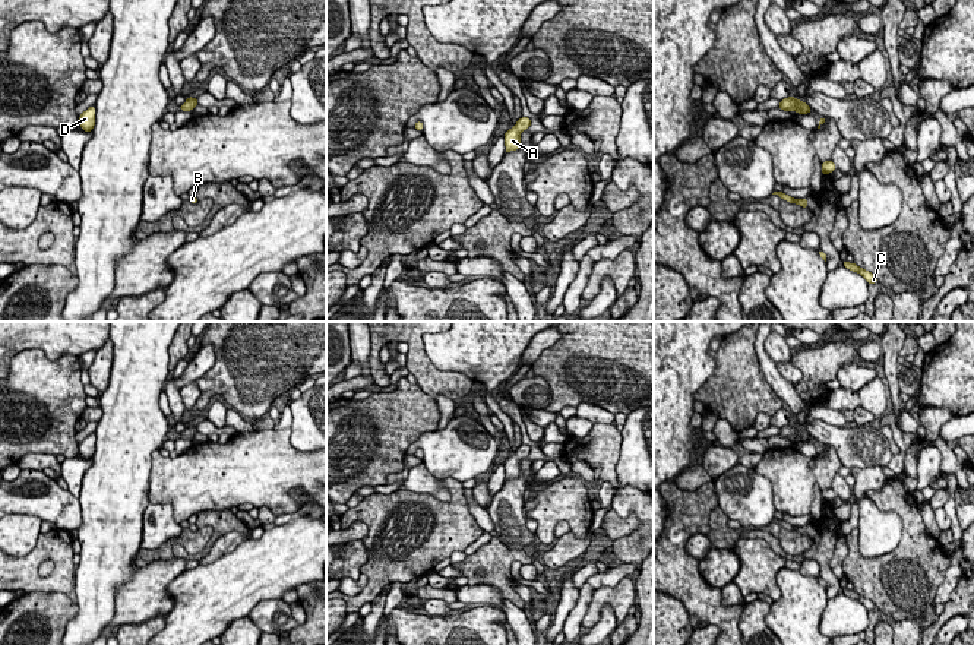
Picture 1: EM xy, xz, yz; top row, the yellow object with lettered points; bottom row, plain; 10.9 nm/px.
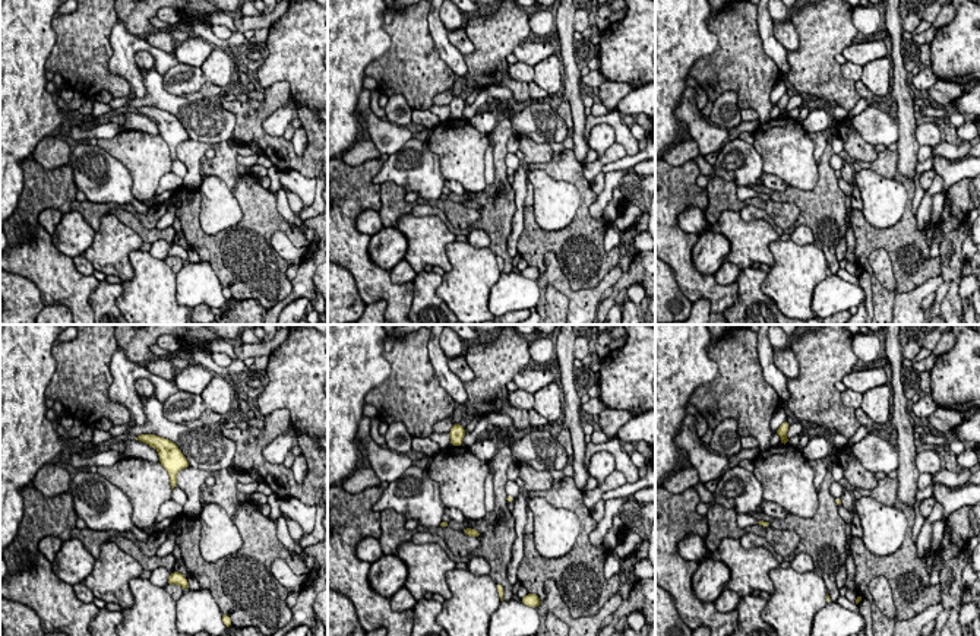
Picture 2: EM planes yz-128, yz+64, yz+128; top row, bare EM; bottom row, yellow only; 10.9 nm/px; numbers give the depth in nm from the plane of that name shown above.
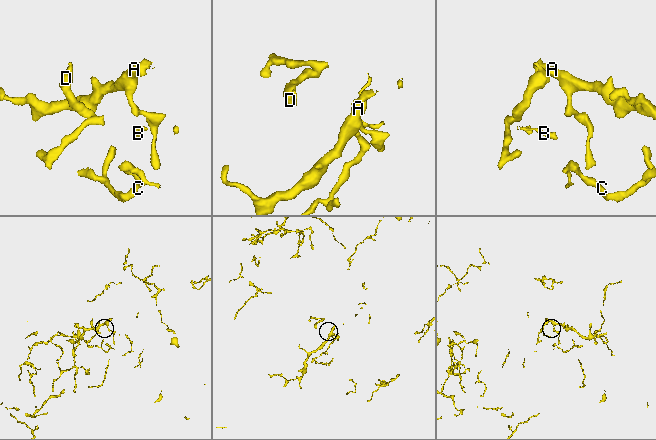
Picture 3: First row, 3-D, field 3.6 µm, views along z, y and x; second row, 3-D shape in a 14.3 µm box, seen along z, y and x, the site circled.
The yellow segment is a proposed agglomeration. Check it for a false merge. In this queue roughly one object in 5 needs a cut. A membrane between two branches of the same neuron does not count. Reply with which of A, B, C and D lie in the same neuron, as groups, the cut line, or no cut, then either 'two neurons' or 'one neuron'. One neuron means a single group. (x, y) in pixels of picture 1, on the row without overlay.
A B C D; no cut; one neuron

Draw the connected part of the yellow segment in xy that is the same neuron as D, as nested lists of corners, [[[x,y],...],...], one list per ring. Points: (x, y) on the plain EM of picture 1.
[[[95,433],[89,434],[79,443],[79,453],[83,459],[92,459],[95,453]]]

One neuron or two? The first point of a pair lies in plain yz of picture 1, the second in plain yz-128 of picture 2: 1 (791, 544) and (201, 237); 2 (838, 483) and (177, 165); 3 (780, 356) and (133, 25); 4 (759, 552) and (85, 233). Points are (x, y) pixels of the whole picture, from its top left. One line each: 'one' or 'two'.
1: one
2: two
3: two
4: two

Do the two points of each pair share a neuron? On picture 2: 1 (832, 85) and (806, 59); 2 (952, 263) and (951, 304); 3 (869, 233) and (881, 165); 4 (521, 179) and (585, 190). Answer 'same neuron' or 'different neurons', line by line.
1: same neuron
2: same neuron
3: same neuron
4: different neurons

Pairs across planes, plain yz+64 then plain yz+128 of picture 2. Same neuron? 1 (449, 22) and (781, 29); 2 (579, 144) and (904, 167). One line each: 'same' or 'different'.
1: different
2: same

